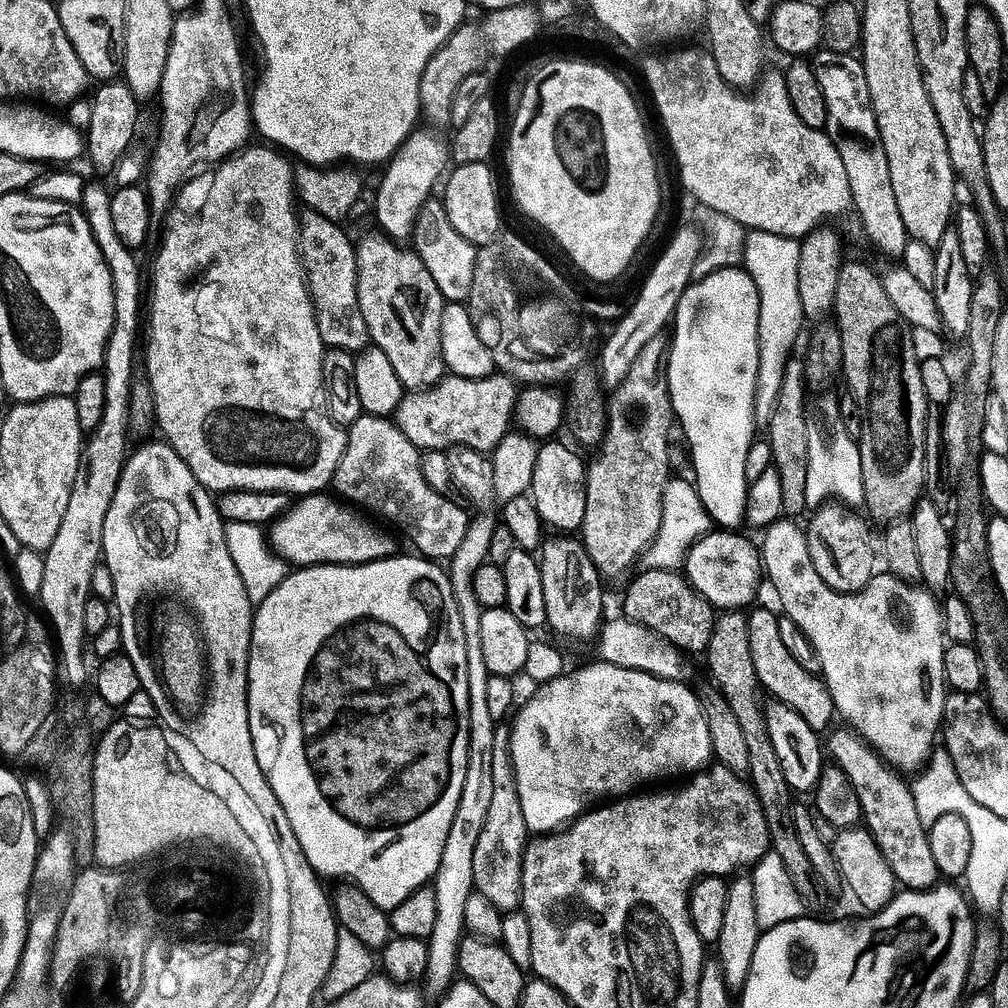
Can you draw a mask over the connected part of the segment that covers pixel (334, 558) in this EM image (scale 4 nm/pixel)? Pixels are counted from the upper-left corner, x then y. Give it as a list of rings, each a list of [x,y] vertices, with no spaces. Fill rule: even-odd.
[[[317,494],[297,499],[296,504],[276,525],[270,528],[270,543],[274,551],[289,565],[300,568],[311,568],[321,564],[373,564],[375,560],[387,560],[389,556],[397,555],[396,544],[384,532],[379,532],[364,516],[359,516],[355,507],[331,500],[328,494]]]

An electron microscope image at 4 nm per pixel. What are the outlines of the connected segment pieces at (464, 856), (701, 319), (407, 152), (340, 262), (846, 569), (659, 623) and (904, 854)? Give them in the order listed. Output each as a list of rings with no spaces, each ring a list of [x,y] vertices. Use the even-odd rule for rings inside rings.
[[[481,511],[470,521],[466,538],[448,564],[451,589],[454,590],[455,601],[458,602],[459,613],[462,614],[463,630],[466,632],[467,646],[467,678],[470,679],[470,758],[466,774],[466,785],[463,787],[462,799],[458,811],[451,823],[450,835],[443,847],[442,862],[436,877],[432,881],[435,897],[438,898],[438,920],[429,936],[428,949],[430,976],[446,982],[455,974],[459,965],[460,943],[465,935],[465,910],[467,898],[475,891],[473,882],[474,851],[478,840],[486,826],[487,815],[490,814],[491,798],[494,795],[494,746],[498,721],[492,718],[488,705],[489,680],[492,677],[484,659],[480,629],[484,609],[477,601],[474,593],[474,578],[482,565],[489,559],[490,544],[498,527],[498,518],[493,511]]]
[[[737,266],[732,268],[724,268],[716,273],[710,273],[704,280],[697,280],[682,294],[680,305],[676,307],[674,317],[674,329],[672,340],[670,338],[670,347],[666,353],[666,375],[669,384],[669,394],[672,399],[675,419],[678,421],[678,428],[684,431],[684,436],[688,439],[688,444],[692,447],[692,468],[696,471],[694,477],[694,485],[697,493],[700,495],[702,502],[705,504],[706,510],[709,512],[713,525],[719,526],[724,530],[736,530],[745,523],[748,514],[748,489],[750,487],[746,478],[746,462],[748,461],[748,451],[752,449],[752,445],[758,439],[756,433],[756,423],[758,417],[756,414],[756,381],[760,375],[760,342],[757,339],[758,325],[761,323],[760,314],[760,295],[758,288],[754,286],[754,280],[750,278],[750,274],[745,272],[743,267]],[[704,340],[704,348],[708,352],[728,352],[728,356],[732,360],[700,360],[700,343]]]
[[[418,128],[408,136],[406,143],[385,167],[386,172],[376,196],[376,220],[383,235],[395,242],[411,239],[418,215],[433,197],[438,180],[445,177],[451,162],[449,143],[432,131]]]
[[[305,211],[299,221],[304,274],[308,281],[308,293],[316,308],[316,321],[325,349],[359,354],[369,347],[370,337],[358,298],[356,244],[340,229],[343,227],[337,221],[322,218],[322,214]]]
[[[829,502],[823,508],[815,509],[813,516],[816,517],[806,528],[814,570],[818,570],[822,582],[836,592],[862,592],[878,572],[878,548],[872,545],[869,521],[860,514],[839,502]]]
[[[647,569],[643,573],[635,580],[630,590],[623,615],[662,634],[685,654],[707,653],[718,619],[717,609],[701,598],[693,590],[687,577],[677,571]]]
[[[846,729],[845,730],[838,730],[835,733],[835,730],[827,737],[826,740],[826,750],[829,754],[829,757],[832,759],[832,757],[835,759],[833,760],[835,762],[835,765],[850,778],[851,784],[855,788],[855,792],[859,796],[859,802],[863,807],[864,812],[864,822],[867,828],[867,831],[871,833],[871,835],[875,838],[876,845],[879,846],[879,848],[883,852],[883,856],[886,858],[887,862],[890,864],[891,869],[894,870],[895,878],[897,880],[897,883],[904,887],[907,891],[924,891],[926,889],[930,889],[936,886],[936,884],[939,883],[939,880],[941,879],[941,872],[937,866],[937,863],[934,859],[934,854],[931,853],[930,849],[930,842],[929,842],[929,836],[928,831],[926,827],[923,826],[922,822],[920,821],[920,815],[918,814],[918,810],[916,808],[916,802],[915,798],[913,796],[912,792],[912,786],[907,782],[907,784],[902,780],[904,779],[894,768],[892,768],[891,765],[888,765],[885,763],[883,759],[859,735],[857,735],[855,732]]]

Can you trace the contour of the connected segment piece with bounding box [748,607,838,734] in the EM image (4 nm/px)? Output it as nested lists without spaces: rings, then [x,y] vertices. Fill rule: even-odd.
[[[759,608],[748,616],[748,629],[750,654],[754,658],[754,669],[757,671],[763,691],[767,695],[769,692],[769,697],[773,701],[780,701],[796,710],[817,733],[827,733],[832,719],[835,721],[838,716],[827,684],[817,673],[806,670],[798,666],[798,662],[794,662],[794,654],[786,650],[786,633],[780,629],[781,617],[776,617],[768,608]]]

